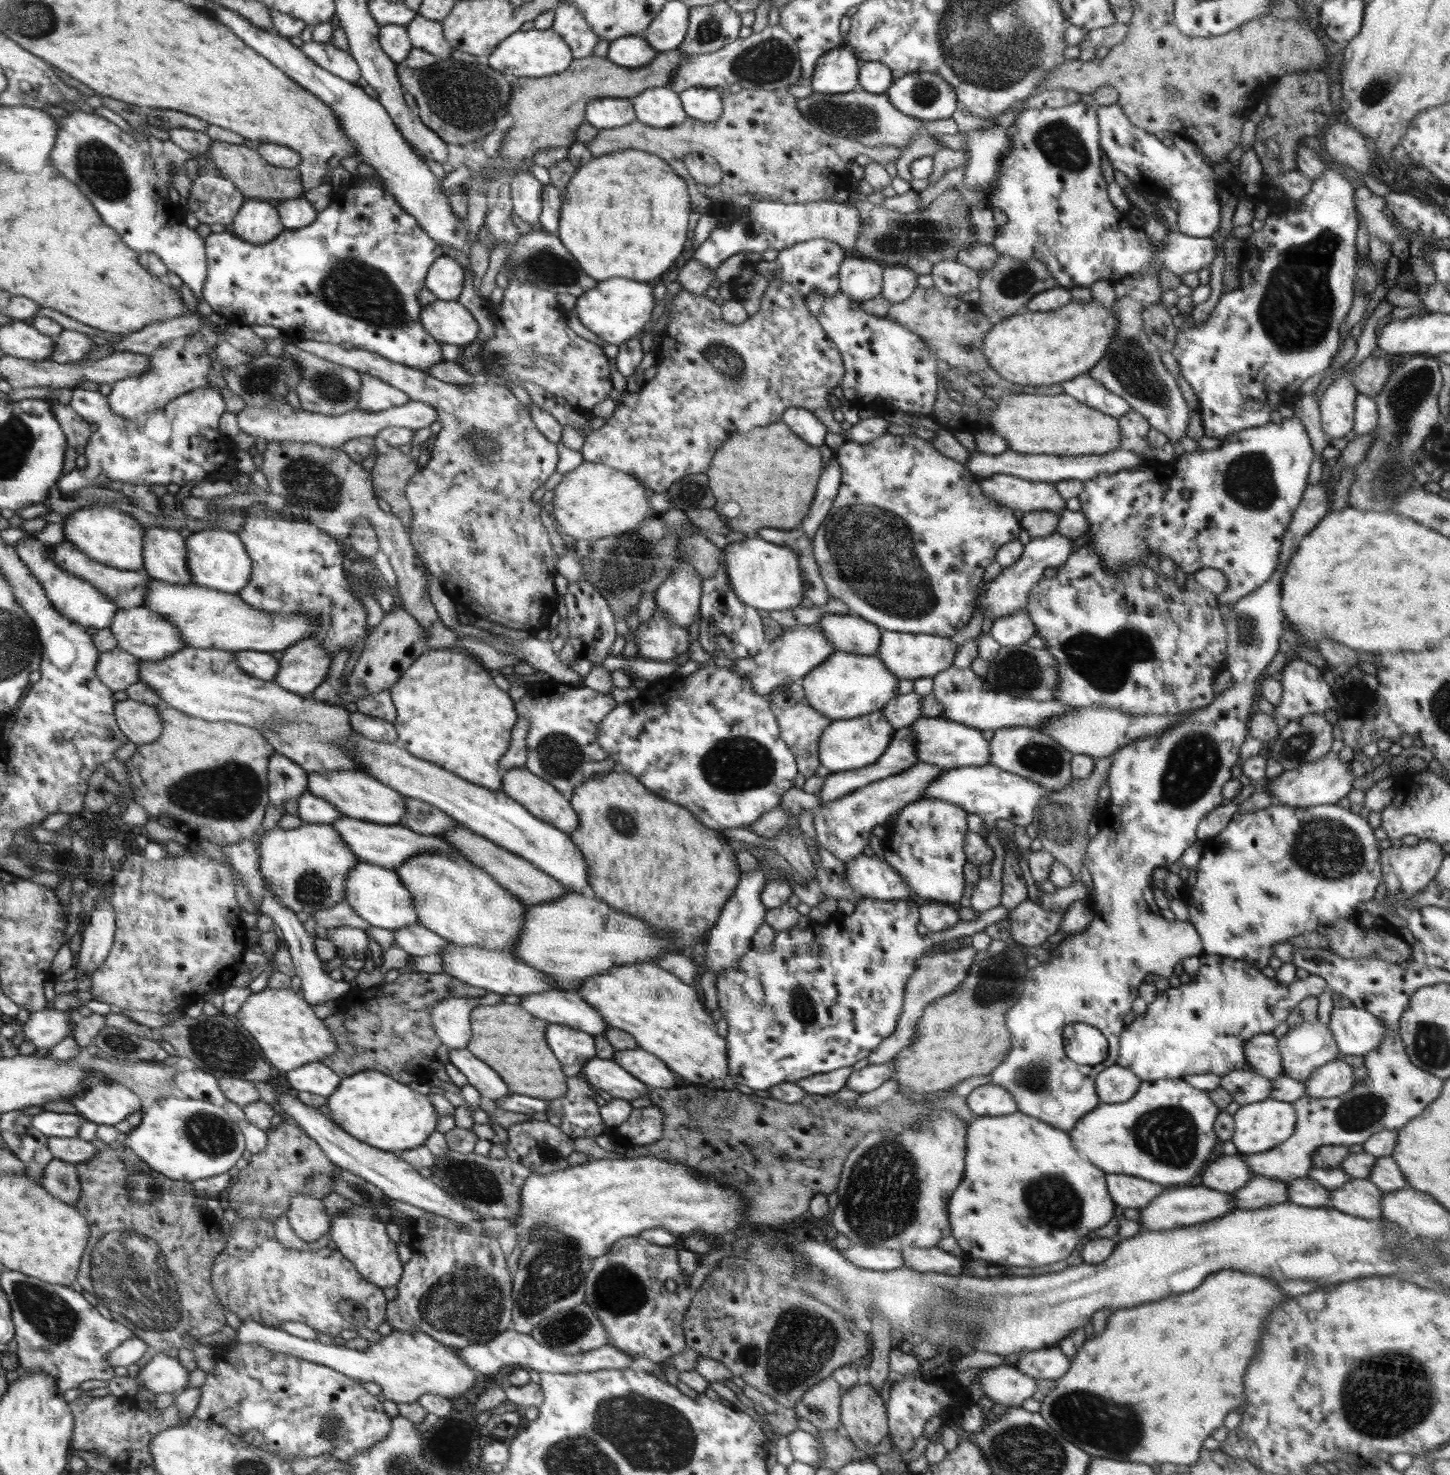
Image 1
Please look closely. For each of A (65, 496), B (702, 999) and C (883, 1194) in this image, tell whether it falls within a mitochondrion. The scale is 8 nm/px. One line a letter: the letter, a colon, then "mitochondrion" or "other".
A: other
B: other
C: mitochondrion

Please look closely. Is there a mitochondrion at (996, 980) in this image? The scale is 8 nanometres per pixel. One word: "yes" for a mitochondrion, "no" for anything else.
yes

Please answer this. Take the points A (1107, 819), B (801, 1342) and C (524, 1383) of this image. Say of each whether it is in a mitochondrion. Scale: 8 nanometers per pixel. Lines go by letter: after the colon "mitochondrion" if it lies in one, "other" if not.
A: other
B: mitochondrion
C: other

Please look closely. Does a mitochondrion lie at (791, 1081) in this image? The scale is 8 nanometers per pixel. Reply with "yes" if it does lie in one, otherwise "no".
no

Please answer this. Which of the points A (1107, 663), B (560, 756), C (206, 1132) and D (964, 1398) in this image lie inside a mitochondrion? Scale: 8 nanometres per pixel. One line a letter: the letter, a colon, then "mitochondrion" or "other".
A: mitochondrion
B: mitochondrion
C: mitochondrion
D: other

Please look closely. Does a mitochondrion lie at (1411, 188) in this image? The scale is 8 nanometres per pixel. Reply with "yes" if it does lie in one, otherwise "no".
no

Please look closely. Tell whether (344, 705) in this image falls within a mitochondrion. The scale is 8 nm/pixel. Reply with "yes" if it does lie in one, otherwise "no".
no

